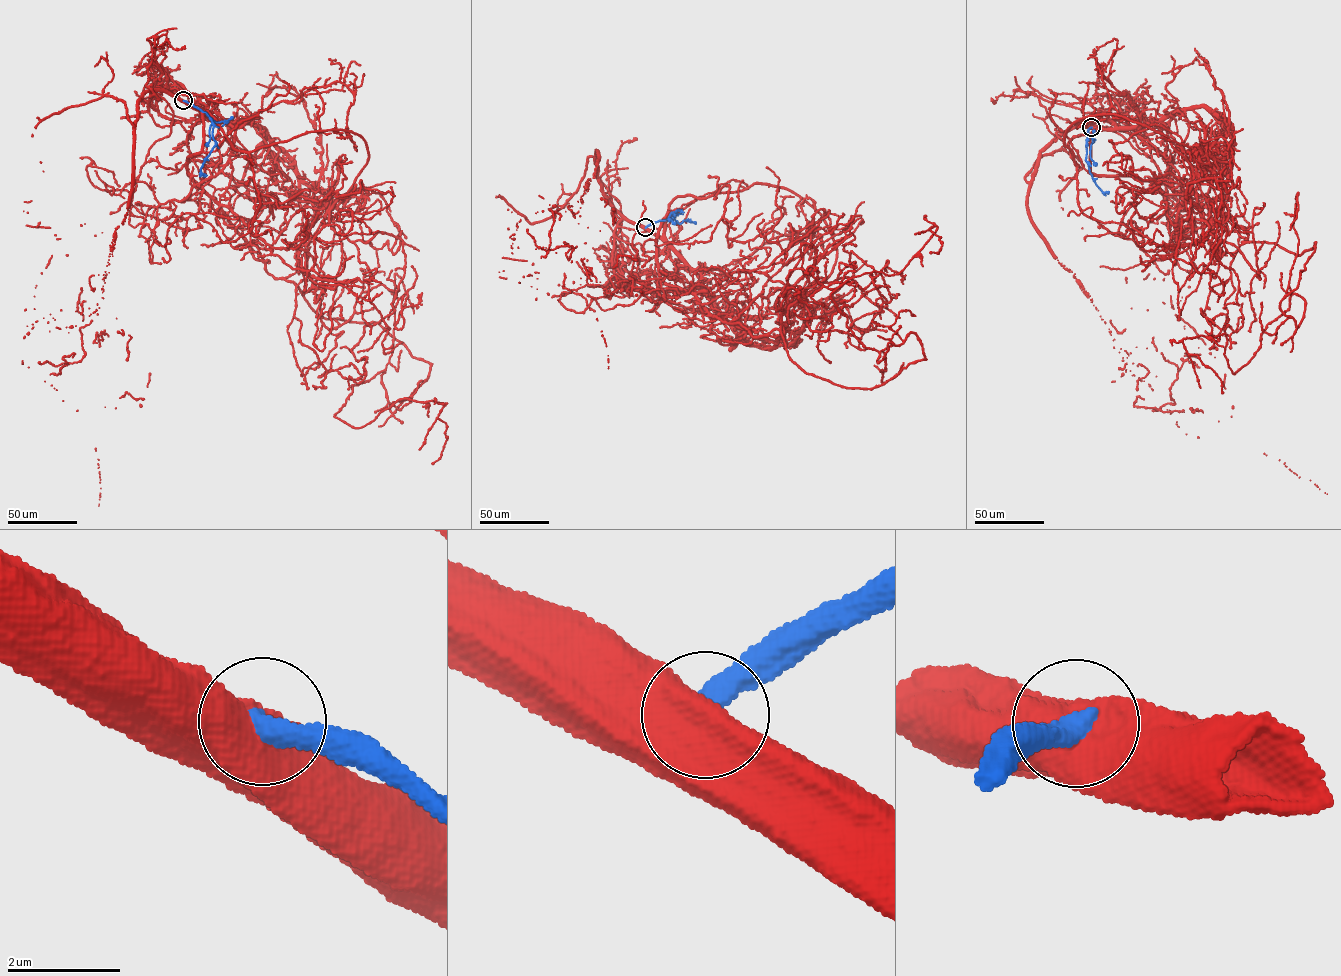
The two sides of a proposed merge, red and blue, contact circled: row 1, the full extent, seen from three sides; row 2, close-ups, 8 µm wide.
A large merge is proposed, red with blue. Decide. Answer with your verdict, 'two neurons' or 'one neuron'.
two neurons

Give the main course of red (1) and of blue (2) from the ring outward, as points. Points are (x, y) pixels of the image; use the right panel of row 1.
1: (1092, 127), (1315, 242), (1294, 333), (1294, 294), (1233, 373), (1183, 340), (1223, 393)
2: (1091, 127), (1087, 134), (1085, 161), (1096, 184), (1102, 191), (1109, 192)

